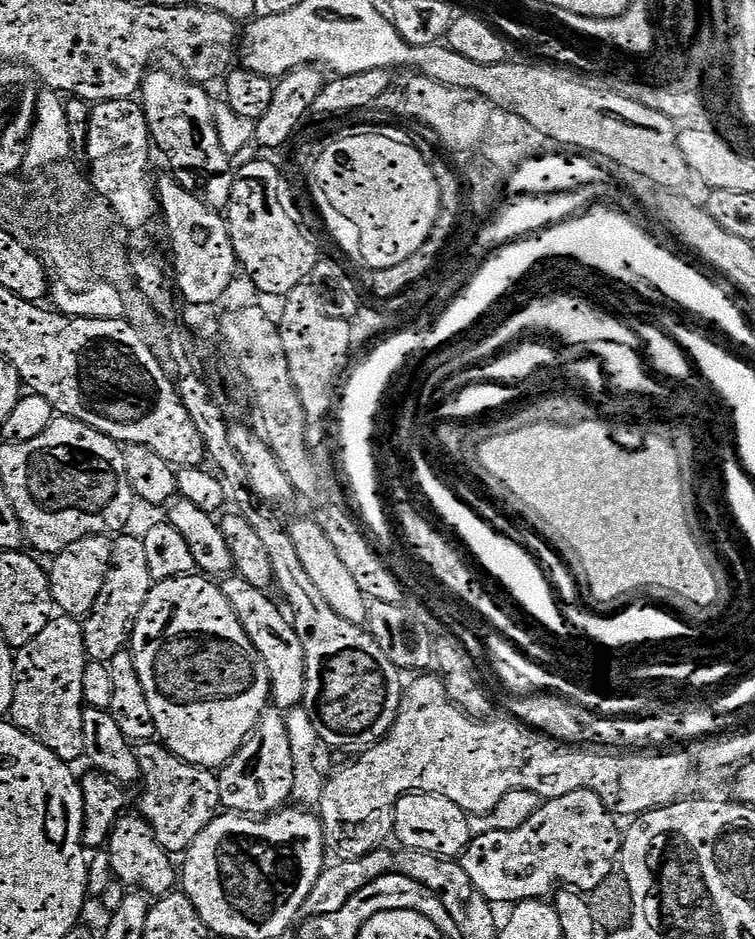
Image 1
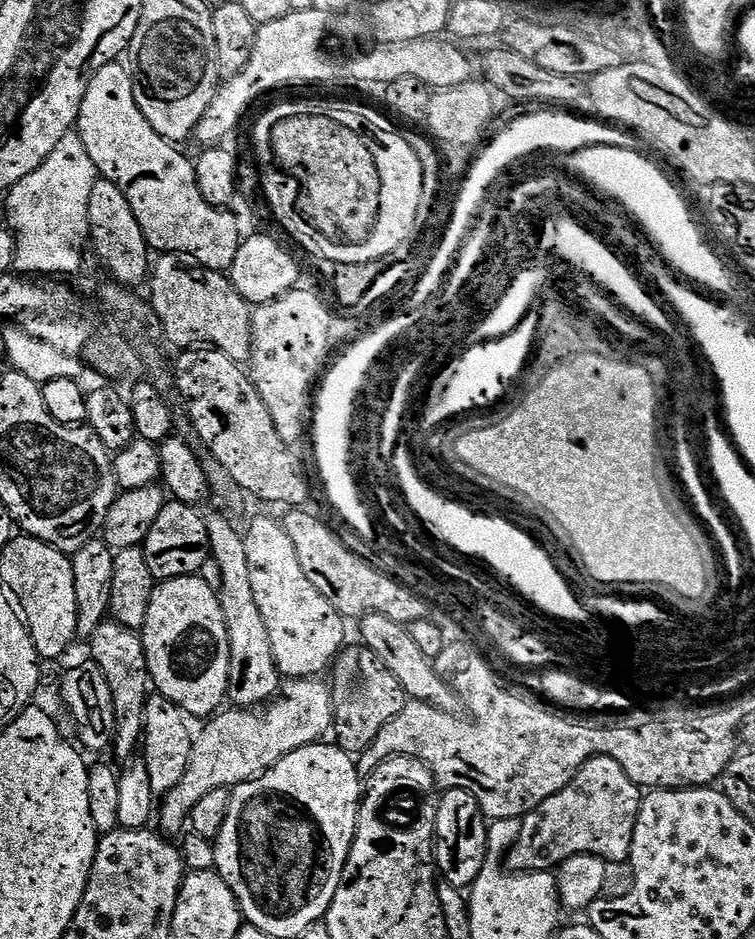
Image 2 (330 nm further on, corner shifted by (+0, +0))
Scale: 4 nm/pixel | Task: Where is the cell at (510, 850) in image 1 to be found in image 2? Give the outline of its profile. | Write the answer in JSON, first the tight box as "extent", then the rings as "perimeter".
{"extent":[506,756,642,872],"perimeter":[[[595,756],[590,758],[578,770],[578,774],[571,782],[562,790],[558,790],[558,794],[554,794],[550,798],[546,798],[546,802],[542,802],[542,806],[538,806],[527,816],[520,820],[520,832],[516,835],[516,844],[509,852],[506,853],[506,864],[513,872],[552,872],[566,862],[567,859],[574,858],[575,855],[594,855],[600,856],[601,859],[609,861],[627,861],[632,855],[632,839],[634,838],[634,826],[638,822],[638,814],[640,813],[640,802],[642,799],[642,789],[639,784],[634,783],[630,778],[630,774],[626,774],[626,770],[622,770],[622,766],[618,762],[614,762],[614,758],[609,756]]]}

